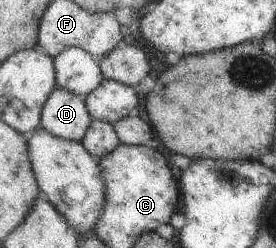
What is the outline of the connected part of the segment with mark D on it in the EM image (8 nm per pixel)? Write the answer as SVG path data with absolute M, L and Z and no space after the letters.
M59 86L51 93L42 112L43 129L72 141L82 142L93 122L86 99Z

